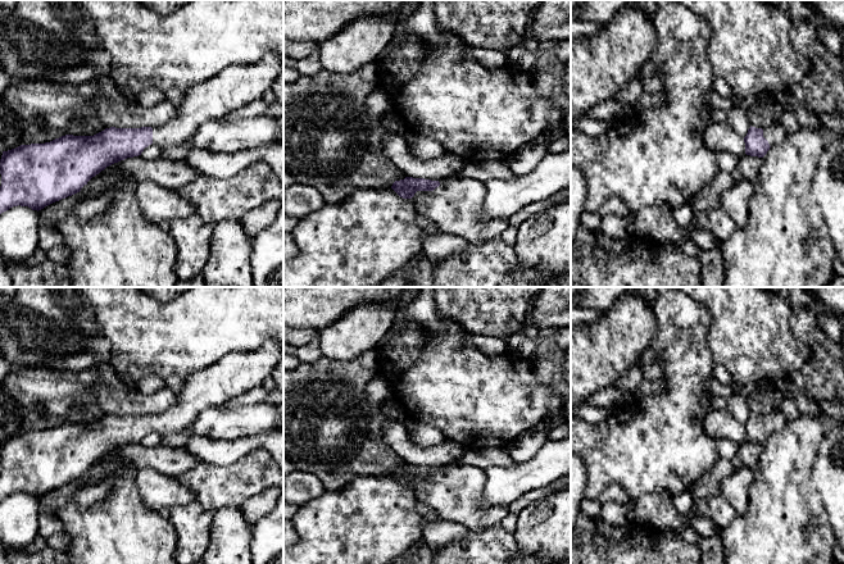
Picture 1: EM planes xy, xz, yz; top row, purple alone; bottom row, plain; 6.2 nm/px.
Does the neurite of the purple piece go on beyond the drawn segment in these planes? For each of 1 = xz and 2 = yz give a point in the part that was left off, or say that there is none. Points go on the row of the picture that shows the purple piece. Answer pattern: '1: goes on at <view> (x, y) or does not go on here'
1: goes on at xz (455, 205)
2: goes on at yz (775, 133)

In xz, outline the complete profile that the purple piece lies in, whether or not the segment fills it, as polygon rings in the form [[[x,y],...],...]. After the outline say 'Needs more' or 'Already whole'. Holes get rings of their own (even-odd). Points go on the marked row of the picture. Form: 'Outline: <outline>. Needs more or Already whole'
Outline: [[[405,177],[395,181],[391,188],[403,199],[410,199],[418,214],[430,218],[441,232],[466,238],[468,242],[485,242],[502,236],[509,227],[509,218],[484,220],[480,214],[484,209],[486,185],[471,177],[448,177],[443,181]]]. Needs more

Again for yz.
Outline: [[[775,120],[772,124],[748,129],[744,137],[745,154],[750,156],[763,158],[771,146],[782,144],[786,138],[788,131],[780,120]]]. Needs more

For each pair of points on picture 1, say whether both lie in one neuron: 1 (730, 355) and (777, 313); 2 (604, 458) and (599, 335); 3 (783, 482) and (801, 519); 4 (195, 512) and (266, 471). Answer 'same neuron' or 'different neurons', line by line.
1: same neuron
2: different neurons
3: same neuron
4: different neurons

